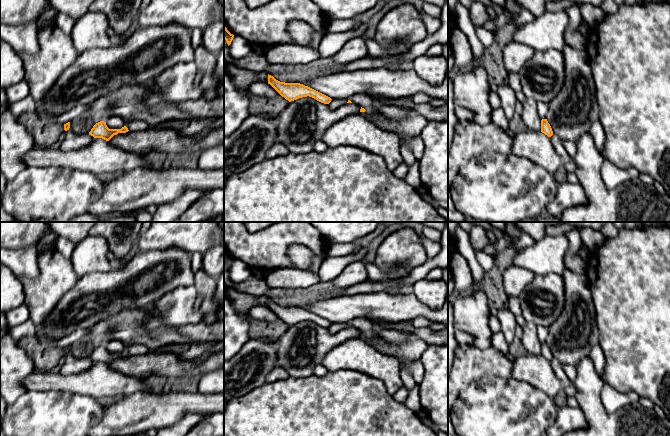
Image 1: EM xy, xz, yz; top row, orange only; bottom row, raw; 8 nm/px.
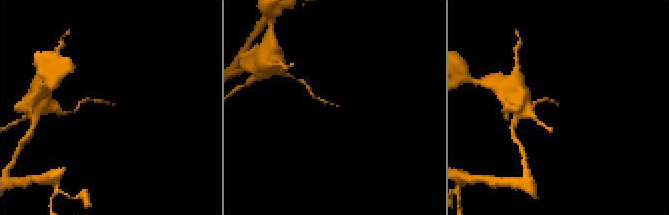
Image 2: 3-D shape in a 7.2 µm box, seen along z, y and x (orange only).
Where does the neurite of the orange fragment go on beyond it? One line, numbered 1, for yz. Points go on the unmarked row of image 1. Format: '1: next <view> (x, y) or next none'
1: next none

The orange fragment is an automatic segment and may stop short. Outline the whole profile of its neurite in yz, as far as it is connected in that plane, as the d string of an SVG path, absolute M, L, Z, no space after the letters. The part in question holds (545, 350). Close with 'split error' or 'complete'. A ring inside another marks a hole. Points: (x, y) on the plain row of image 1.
M547 343L541 344L541 356L547 359L548 361L551 361L553 359L552 352L548 347Z | complete

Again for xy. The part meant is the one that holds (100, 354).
M100 345L93 350L89 356L89 359L93 360L94 362L102 362L109 365L114 359L117 359L118 357L126 357L128 355L129 354L126 350L122 351L121 353L109 353L106 346Z | complete

